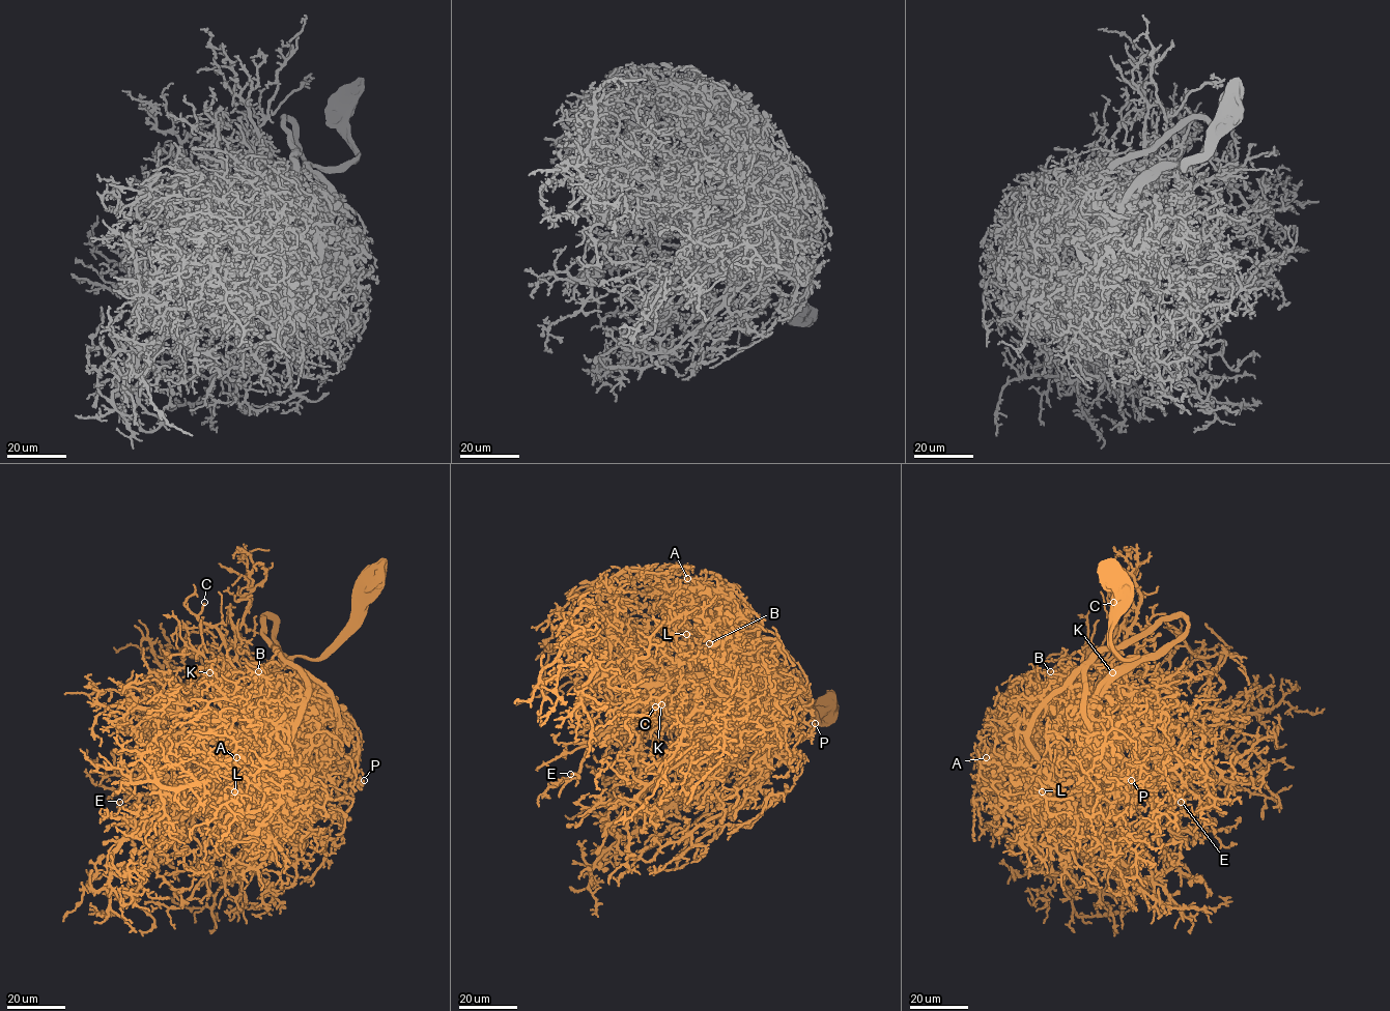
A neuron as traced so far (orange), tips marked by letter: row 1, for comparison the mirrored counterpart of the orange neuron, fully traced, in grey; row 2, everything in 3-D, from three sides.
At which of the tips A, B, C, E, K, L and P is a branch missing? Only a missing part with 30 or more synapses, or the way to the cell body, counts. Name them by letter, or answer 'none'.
C, E

